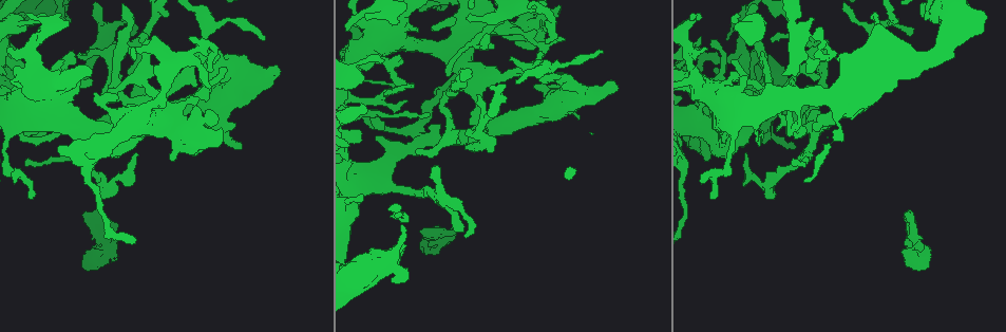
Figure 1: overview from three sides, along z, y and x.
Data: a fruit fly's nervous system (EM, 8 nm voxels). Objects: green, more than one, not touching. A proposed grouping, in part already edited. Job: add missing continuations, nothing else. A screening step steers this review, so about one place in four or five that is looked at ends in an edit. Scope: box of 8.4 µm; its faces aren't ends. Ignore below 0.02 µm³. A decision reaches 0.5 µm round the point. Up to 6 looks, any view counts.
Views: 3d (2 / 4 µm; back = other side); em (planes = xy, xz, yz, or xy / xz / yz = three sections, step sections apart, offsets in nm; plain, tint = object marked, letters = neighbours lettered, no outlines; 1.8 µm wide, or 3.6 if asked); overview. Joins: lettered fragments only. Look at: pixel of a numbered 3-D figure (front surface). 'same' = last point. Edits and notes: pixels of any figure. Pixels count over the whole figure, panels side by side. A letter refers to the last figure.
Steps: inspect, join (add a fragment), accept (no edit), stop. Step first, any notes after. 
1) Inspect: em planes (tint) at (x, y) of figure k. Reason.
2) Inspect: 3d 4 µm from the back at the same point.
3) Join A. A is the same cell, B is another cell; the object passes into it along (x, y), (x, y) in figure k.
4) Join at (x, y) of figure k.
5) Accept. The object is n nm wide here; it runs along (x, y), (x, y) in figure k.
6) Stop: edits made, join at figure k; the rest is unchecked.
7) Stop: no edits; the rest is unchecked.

Inspect: em yz step 4 (letters) at (748, 55) of figure 1. Abrupt turn.

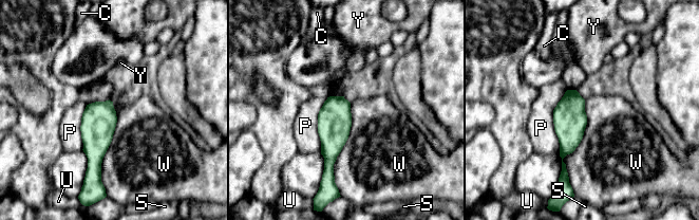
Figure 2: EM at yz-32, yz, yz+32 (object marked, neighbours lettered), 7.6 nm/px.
Accept. C, P, S, U, W and Y are other cells; a border runs along (585, 101), (568, 182) in figure 2; none of them fits.

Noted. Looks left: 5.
Inspect: em planes (letters) at (576, 116) of figure 1. Free end.

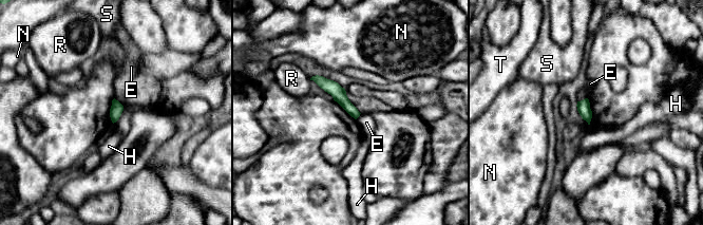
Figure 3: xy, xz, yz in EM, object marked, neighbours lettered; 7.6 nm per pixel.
Accept. The object is 100 nm wide here; E, H, N, R, S and T are other cells; it runs along (316, 78), (327, 85), (356, 114) in figure 3; no lettered fragment goes on from it.

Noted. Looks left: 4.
Inspect: 3d 4 µm at (443, 90) of figure 1. Sharp bend.

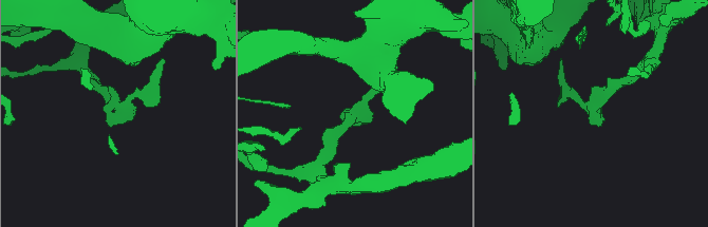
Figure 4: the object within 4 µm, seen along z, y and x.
Inspect: em xy step 16 (tint) at (588, 109) of figure 4. Now the EM.

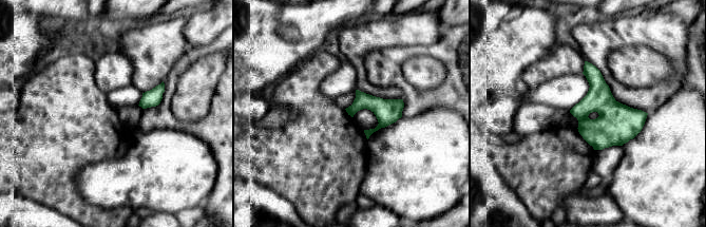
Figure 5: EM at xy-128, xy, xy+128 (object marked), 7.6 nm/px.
Inspect: em planes (letters) at the same point.

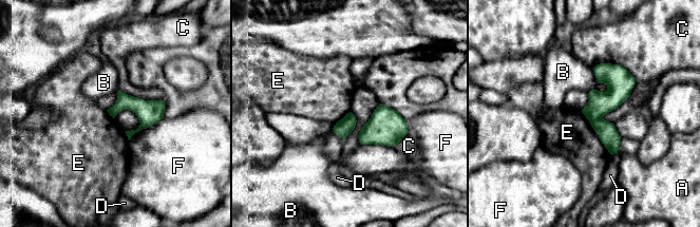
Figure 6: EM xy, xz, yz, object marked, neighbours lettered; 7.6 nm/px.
Accept. The object is 120 nm wide here; A, B, C, D, E and F are other cells; a border runs along (581, 111), (601, 143), (611, 154) in figure 6; no lettered fragment goes on from it.

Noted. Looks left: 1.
Stop: no edits; the rest is unchecked.

